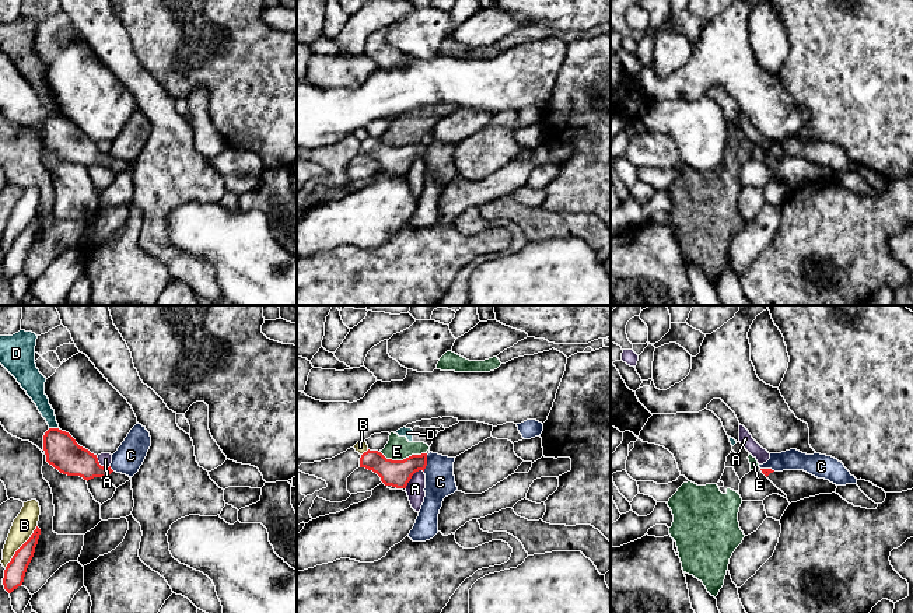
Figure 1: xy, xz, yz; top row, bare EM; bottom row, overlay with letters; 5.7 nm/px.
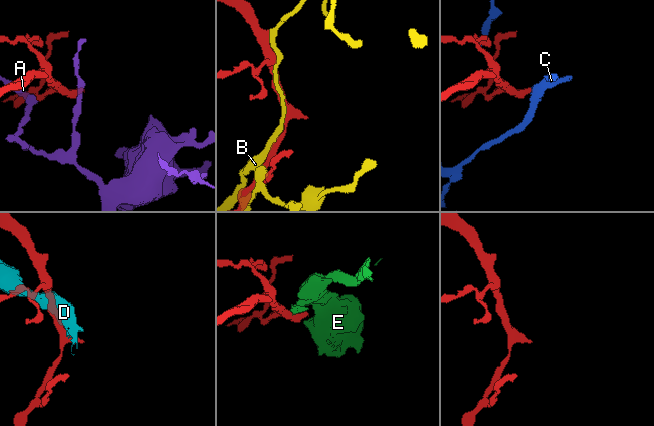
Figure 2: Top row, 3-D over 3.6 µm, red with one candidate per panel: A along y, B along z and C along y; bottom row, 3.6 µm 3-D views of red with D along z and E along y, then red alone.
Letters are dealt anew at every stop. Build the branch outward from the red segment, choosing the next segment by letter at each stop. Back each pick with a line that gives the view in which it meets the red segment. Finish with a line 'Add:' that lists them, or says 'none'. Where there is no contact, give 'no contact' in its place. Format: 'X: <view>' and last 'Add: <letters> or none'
Add: none

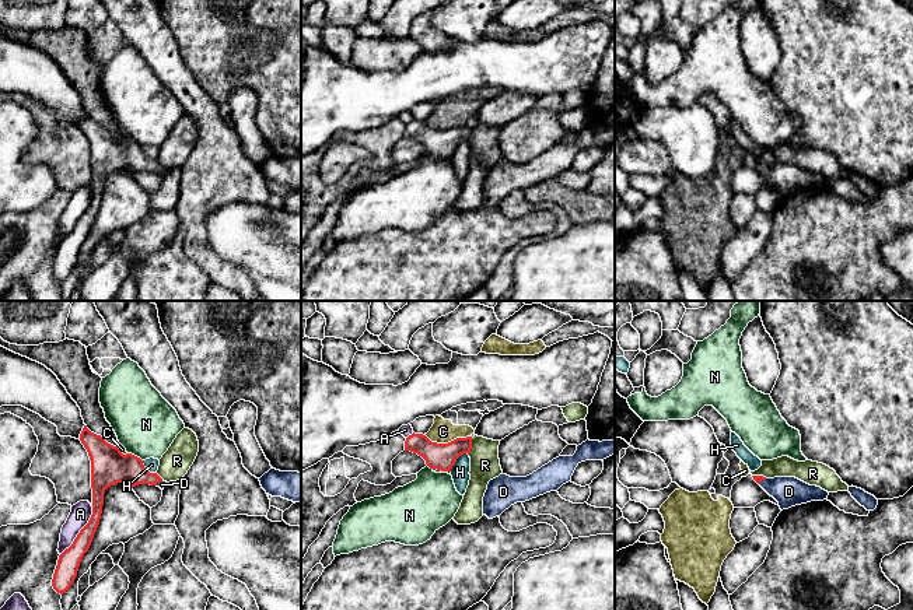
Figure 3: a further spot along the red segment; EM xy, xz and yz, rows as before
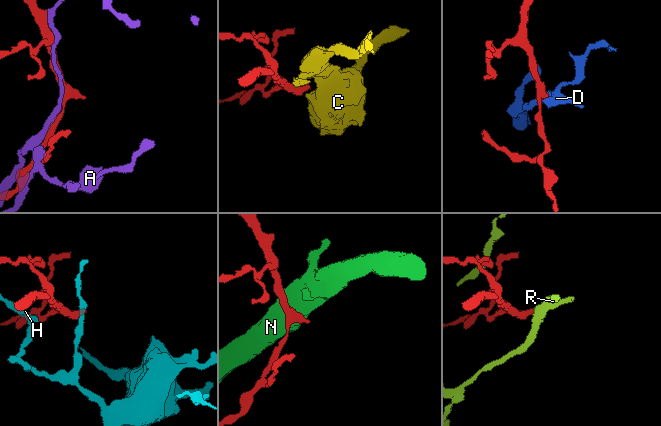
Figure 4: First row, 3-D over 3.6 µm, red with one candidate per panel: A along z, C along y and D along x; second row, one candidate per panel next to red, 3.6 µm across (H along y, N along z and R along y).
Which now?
D: xy
Add: D

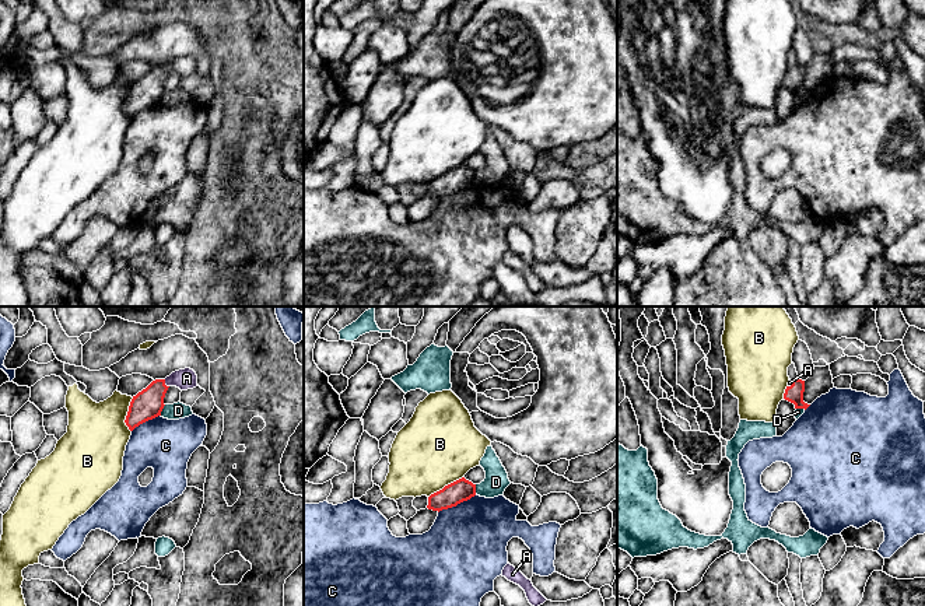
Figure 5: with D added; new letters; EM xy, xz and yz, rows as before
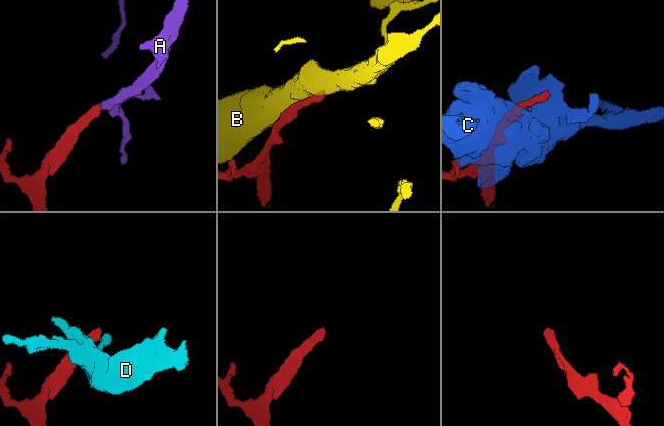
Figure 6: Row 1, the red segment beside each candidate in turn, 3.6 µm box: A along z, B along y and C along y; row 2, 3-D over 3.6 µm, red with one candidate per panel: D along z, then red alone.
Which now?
A: xy
Add: A

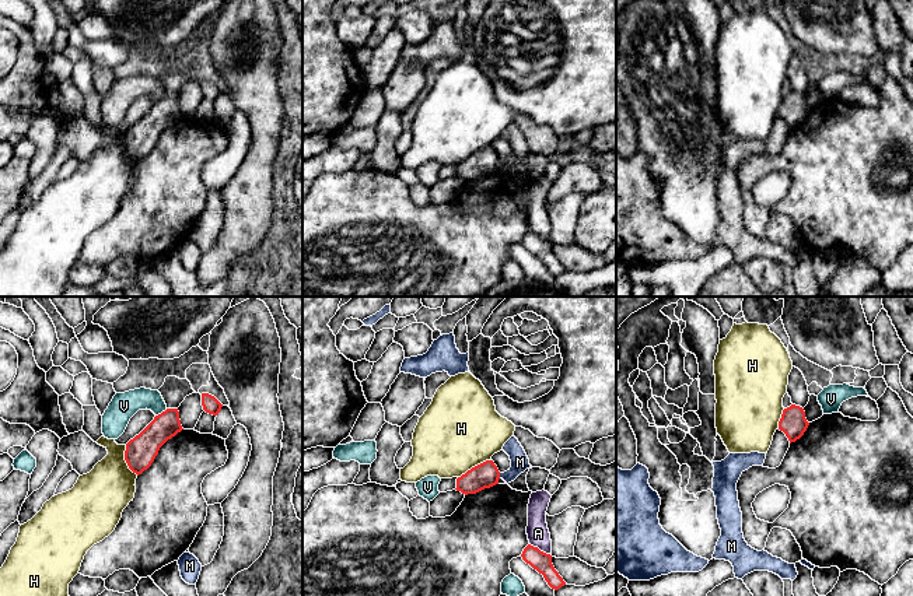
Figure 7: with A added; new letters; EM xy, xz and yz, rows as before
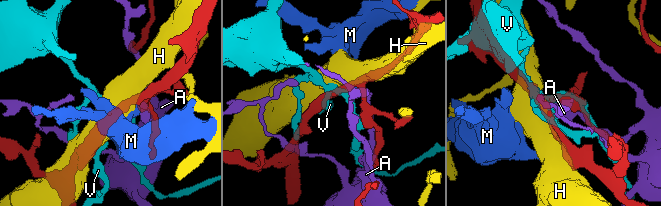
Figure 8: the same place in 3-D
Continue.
Add: none

